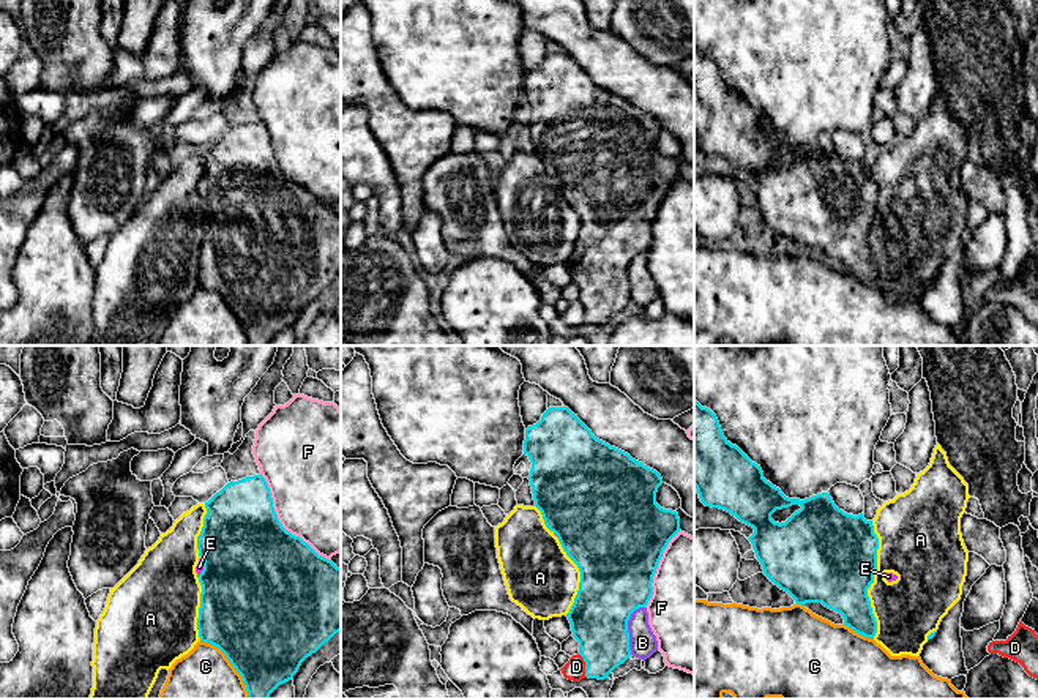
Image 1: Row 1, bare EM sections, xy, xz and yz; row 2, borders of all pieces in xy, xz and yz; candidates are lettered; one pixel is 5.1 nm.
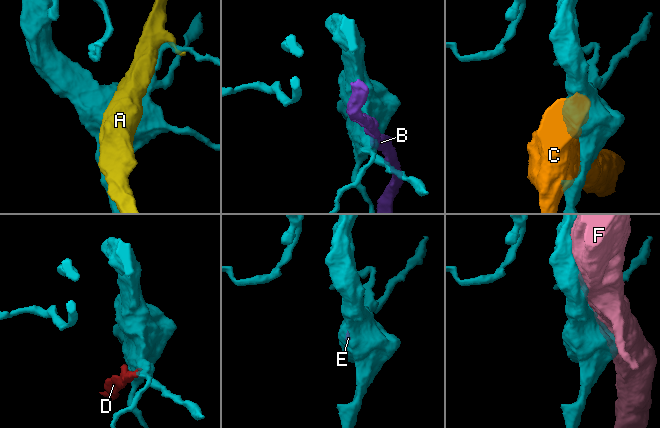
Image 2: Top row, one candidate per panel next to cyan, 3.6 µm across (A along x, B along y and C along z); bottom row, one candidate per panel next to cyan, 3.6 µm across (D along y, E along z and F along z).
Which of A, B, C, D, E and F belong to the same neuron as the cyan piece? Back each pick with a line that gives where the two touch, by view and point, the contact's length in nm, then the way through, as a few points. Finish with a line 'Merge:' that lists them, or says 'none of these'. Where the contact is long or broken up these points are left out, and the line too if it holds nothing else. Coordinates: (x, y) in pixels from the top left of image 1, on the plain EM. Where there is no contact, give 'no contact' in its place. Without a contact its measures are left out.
Merge: none of these

